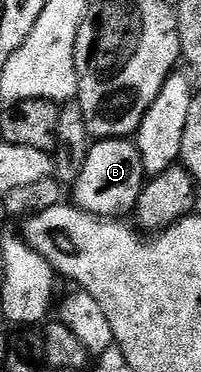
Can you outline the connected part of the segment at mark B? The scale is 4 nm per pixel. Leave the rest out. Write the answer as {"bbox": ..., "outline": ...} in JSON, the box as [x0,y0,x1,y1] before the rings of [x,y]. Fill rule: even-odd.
{"bbox":[72,138,147,219],"outline":[[[102,138],[89,147],[89,155],[83,164],[83,172],[75,183],[72,201],[88,214],[100,218],[120,219],[134,209],[147,181],[141,154],[132,141],[124,138]]]}

